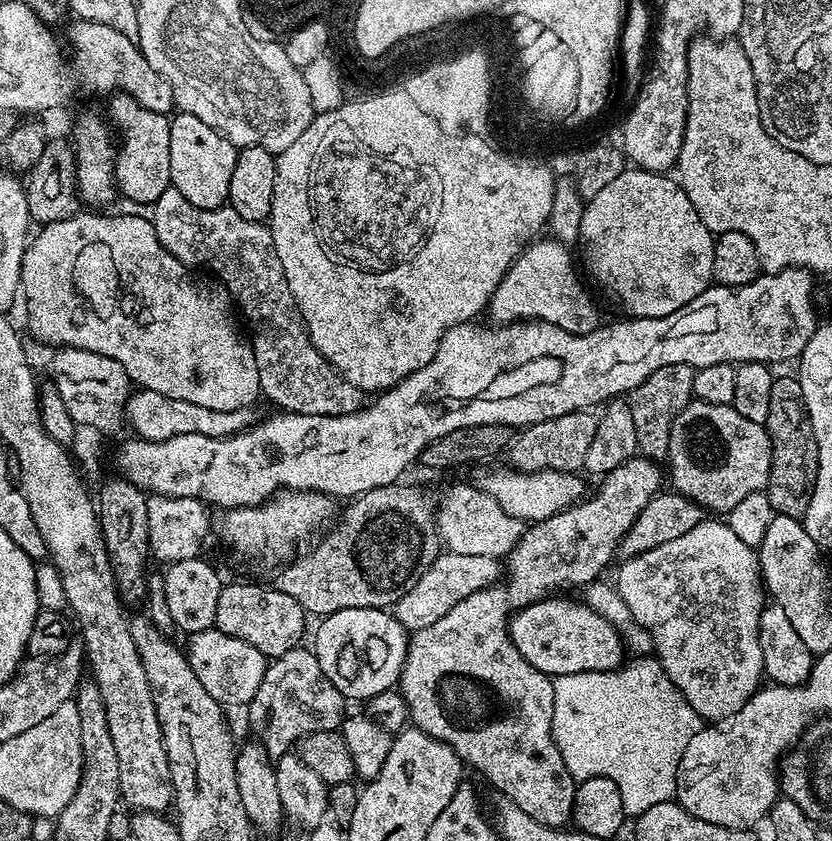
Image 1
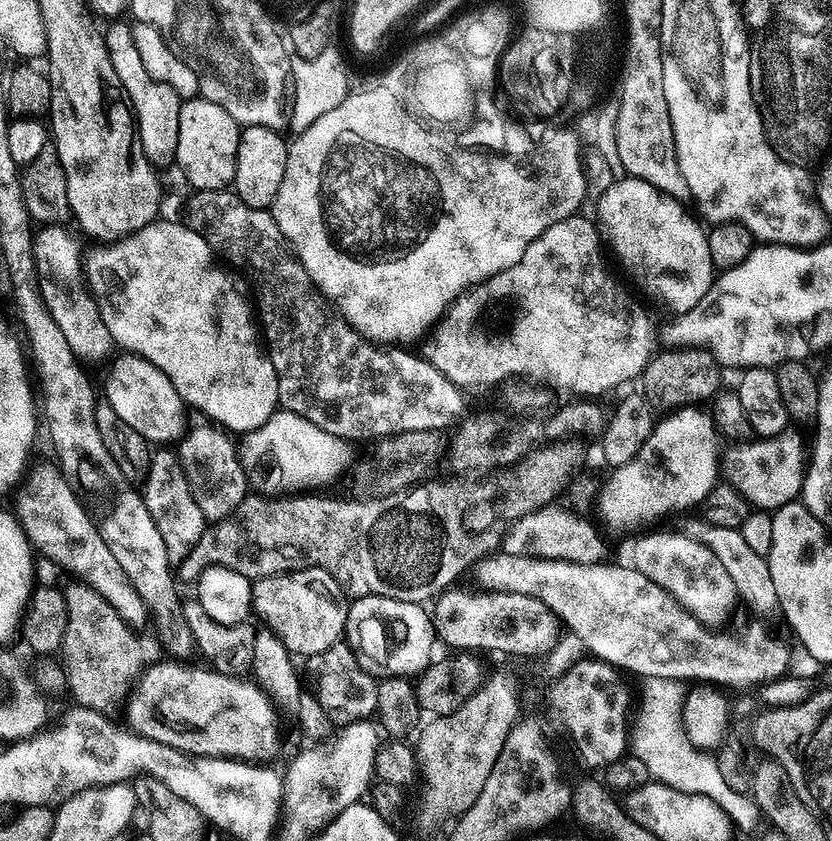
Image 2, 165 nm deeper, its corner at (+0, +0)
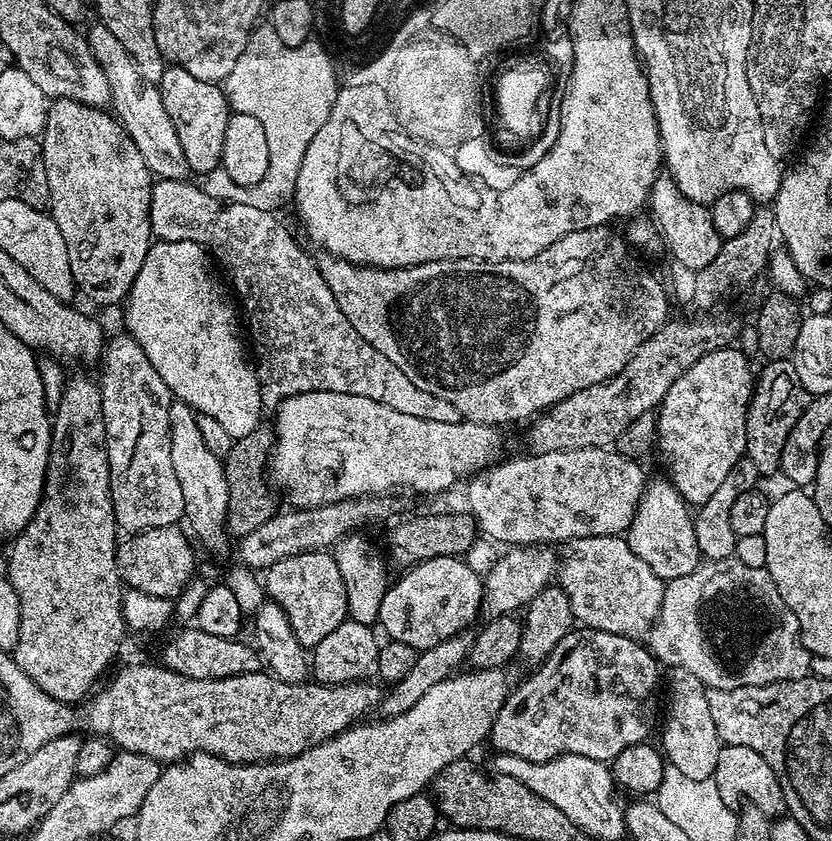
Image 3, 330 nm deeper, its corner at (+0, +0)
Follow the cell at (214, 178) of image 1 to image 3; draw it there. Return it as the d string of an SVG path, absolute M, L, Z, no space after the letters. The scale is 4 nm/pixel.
M175 66L165 67L158 87L162 106L166 108L182 144L189 173L217 171L222 158L222 141L226 139L226 122L230 115L223 87L220 84L202 82Z

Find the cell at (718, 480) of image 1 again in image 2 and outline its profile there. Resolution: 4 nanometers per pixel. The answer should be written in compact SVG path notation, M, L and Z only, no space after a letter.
M789 426L776 436L756 438L751 441L736 456L732 464L732 477L730 483L748 500L749 505L756 510L775 510L793 503L804 491L804 474L806 471L806 440L800 432L795 432L795 427Z

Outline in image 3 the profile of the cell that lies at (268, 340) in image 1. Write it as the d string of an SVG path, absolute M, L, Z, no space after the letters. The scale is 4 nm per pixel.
M237 202L229 208L221 207L217 211L210 237L211 255L226 276L228 271L227 279L230 281L231 291L246 321L246 332L254 353L256 377L260 380L261 401L265 405L276 406L289 396L307 392L337 392L380 400L402 414L414 414L414 418L459 424L462 419L460 412L454 410L454 406L446 402L446 398L438 398L434 394L428 394L426 390L418 390L418 386L414 386L414 382L410 382L410 378L406 378L406 374L402 374L402 370L398 370L398 366L394 366L394 362L390 362L386 354L378 354L378 350L374 350L374 346L370 346L370 342L366 342L366 338L362 338L362 334L358 334L358 330L350 326L346 314L342 314L317 265L308 261L307 254L296 245L291 234L276 218L266 210Z

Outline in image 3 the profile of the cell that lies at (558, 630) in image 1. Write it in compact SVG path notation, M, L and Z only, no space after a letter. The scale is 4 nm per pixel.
M439 556L413 564L401 580L393 579L388 585L380 607L379 627L384 627L388 640L406 642L425 650L445 644L477 623L476 615L482 612L484 582L482 577L470 568L464 558Z

